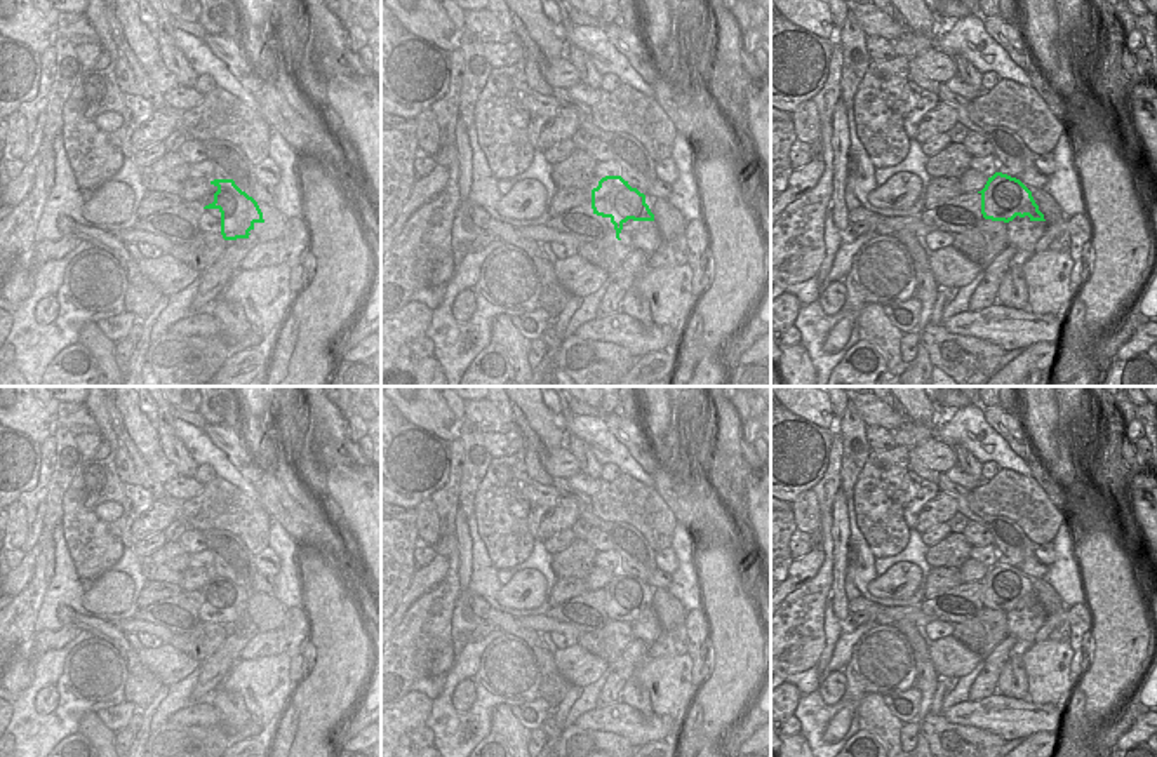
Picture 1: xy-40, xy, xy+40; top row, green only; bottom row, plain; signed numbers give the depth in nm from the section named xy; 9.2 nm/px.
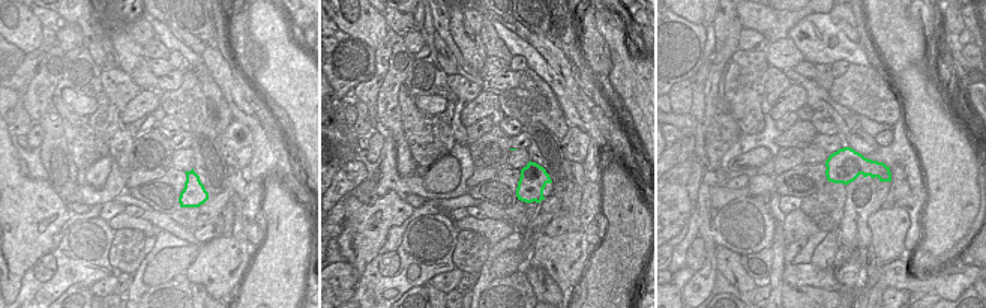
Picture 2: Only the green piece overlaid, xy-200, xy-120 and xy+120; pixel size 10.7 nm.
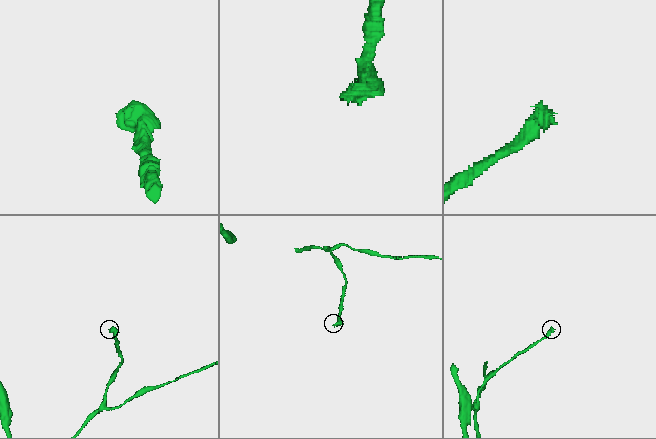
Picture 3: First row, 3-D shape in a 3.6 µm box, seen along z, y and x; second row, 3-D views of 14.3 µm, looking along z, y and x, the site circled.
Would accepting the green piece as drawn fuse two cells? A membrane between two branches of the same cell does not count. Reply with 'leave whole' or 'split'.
split

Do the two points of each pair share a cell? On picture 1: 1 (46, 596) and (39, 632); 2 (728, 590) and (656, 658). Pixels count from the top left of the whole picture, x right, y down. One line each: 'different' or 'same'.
1: same
2: different

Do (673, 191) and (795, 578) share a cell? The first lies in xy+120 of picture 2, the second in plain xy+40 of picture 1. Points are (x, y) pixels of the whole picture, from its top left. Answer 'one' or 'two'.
two

